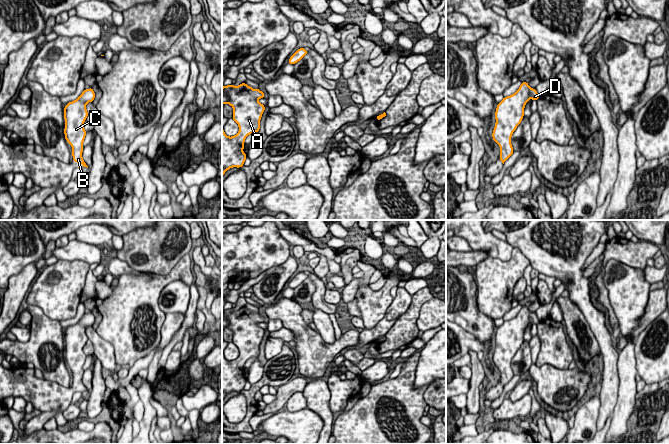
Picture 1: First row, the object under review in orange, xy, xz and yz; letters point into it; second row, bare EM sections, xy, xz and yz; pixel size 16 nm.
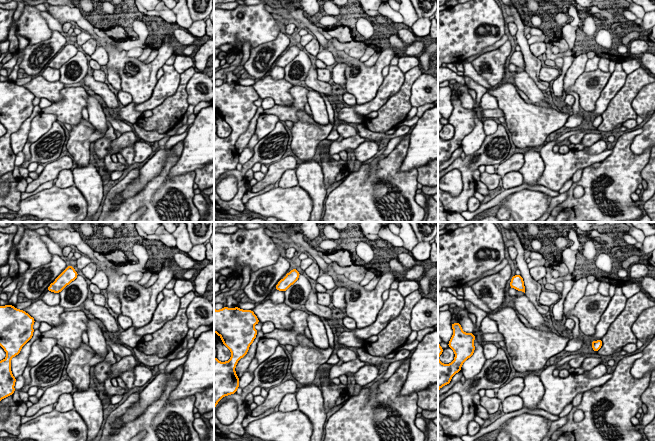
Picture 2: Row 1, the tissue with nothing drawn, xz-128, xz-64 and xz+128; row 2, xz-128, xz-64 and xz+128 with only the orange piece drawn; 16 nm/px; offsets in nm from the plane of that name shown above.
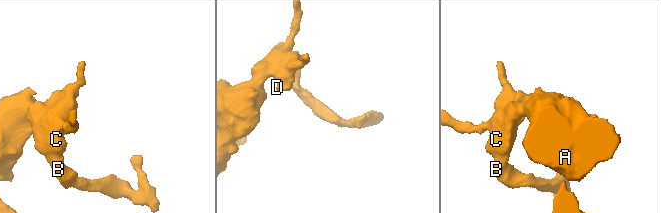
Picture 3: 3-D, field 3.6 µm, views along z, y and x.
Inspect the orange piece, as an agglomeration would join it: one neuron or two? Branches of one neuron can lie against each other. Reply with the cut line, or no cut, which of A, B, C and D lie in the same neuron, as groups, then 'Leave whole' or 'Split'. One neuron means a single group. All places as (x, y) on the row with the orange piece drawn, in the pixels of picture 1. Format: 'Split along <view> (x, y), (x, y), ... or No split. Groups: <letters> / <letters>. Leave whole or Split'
No split. Groups: A B C D. Leave whole

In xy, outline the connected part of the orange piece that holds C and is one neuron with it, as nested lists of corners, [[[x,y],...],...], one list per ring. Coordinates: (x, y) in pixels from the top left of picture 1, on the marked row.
[[[91,87],[90,89],[85,89],[75,101],[67,103],[64,107],[65,139],[72,146],[72,160],[82,164],[83,168],[88,168],[82,158],[83,141],[86,136],[83,124],[88,117],[86,104],[93,102],[94,98],[95,92]]]

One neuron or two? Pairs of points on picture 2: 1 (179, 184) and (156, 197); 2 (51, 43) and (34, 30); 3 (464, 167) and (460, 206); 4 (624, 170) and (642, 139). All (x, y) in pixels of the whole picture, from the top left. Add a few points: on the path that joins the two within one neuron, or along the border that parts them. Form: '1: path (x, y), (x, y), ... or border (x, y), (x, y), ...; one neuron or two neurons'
1: path (173, 186), (169, 187), (162, 194); one neuron
2: border (53, 30), (48, 38), (29, 44); two neurons
3: path (467, 177), (467, 192), (464, 196); one neuron
4: border (643, 131), (631, 144), (631, 150), (636, 155); two neurons

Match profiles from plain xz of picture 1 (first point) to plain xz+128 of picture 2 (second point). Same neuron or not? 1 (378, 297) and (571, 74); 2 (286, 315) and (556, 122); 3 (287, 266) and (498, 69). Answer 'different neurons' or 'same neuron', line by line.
1: different neurons
2: same neuron
3: same neuron

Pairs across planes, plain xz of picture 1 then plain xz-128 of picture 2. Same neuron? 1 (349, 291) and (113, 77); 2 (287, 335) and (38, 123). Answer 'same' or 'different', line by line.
1: same
2: different

